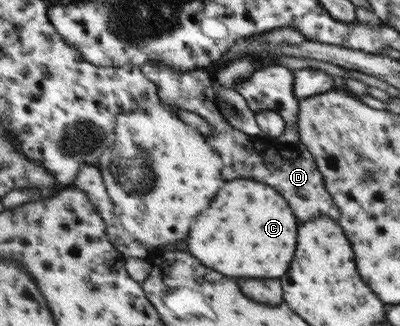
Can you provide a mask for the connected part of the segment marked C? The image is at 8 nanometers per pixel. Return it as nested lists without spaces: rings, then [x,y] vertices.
[[[251,178],[225,182],[217,202],[193,226],[189,252],[197,254],[205,266],[235,278],[279,278],[289,270],[297,246],[297,220],[277,190]]]

